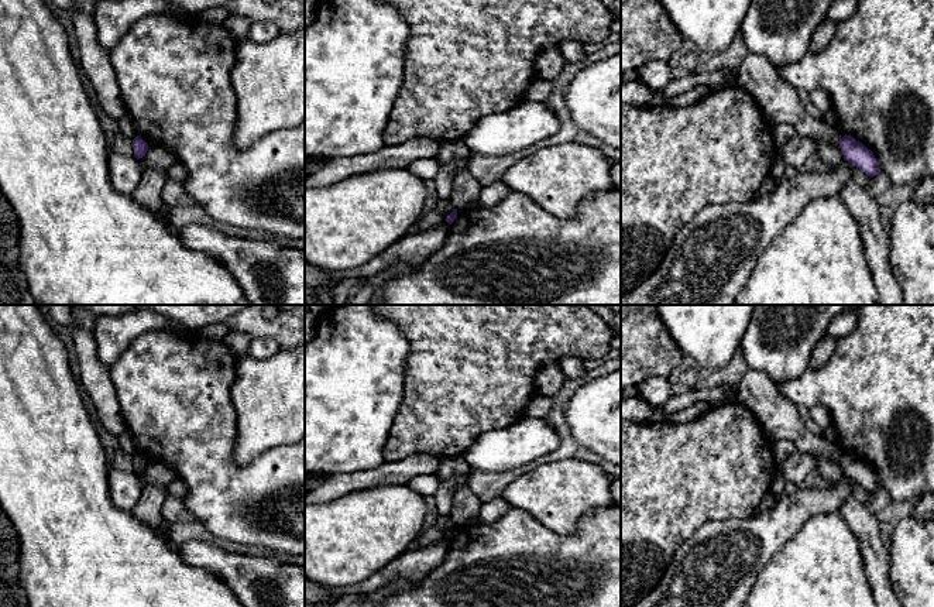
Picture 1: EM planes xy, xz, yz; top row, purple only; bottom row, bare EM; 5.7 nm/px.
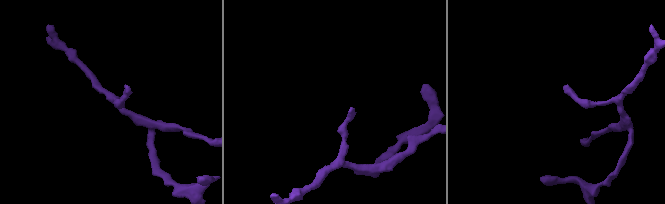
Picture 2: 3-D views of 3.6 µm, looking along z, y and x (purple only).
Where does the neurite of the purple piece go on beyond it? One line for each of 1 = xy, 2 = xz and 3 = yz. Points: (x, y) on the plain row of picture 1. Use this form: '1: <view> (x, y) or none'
1: none
2: none
3: none

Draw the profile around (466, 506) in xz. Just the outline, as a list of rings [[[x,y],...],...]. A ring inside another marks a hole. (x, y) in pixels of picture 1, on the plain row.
[[[459,486],[454,490],[450,510],[450,519],[454,525],[475,521],[483,501],[466,486]]]

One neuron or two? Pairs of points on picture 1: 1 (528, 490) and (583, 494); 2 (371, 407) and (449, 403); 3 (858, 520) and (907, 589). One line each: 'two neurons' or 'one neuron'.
1: one neuron
2: two neurons
3: two neurons

